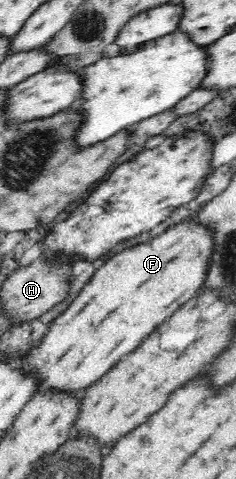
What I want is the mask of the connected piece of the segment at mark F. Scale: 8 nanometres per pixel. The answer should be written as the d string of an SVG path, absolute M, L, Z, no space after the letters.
M197 214L180 217L156 237L110 254L64 313L54 319L49 332L29 349L25 363L39 373L40 386L44 389L57 389L58 392L84 392L108 373L122 357L134 351L142 339L148 337L204 287L215 248L214 234L213 229L197 221Z

